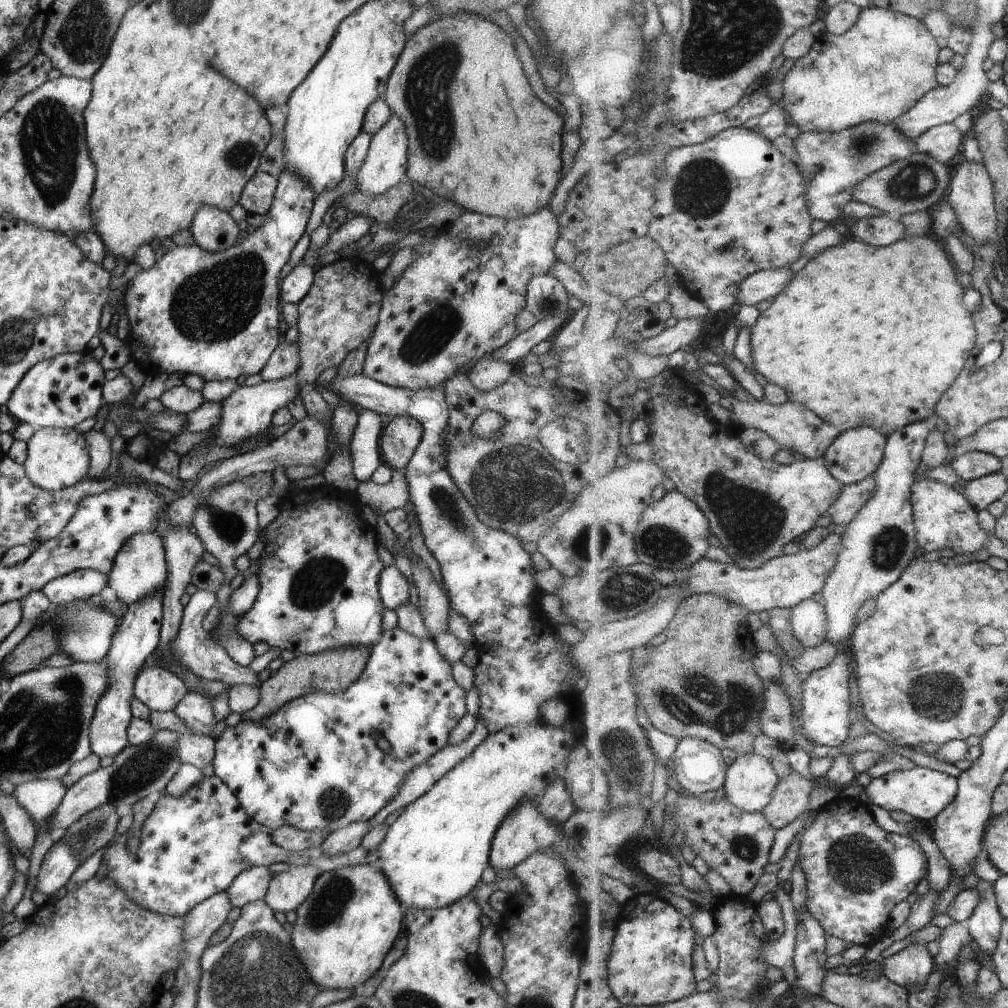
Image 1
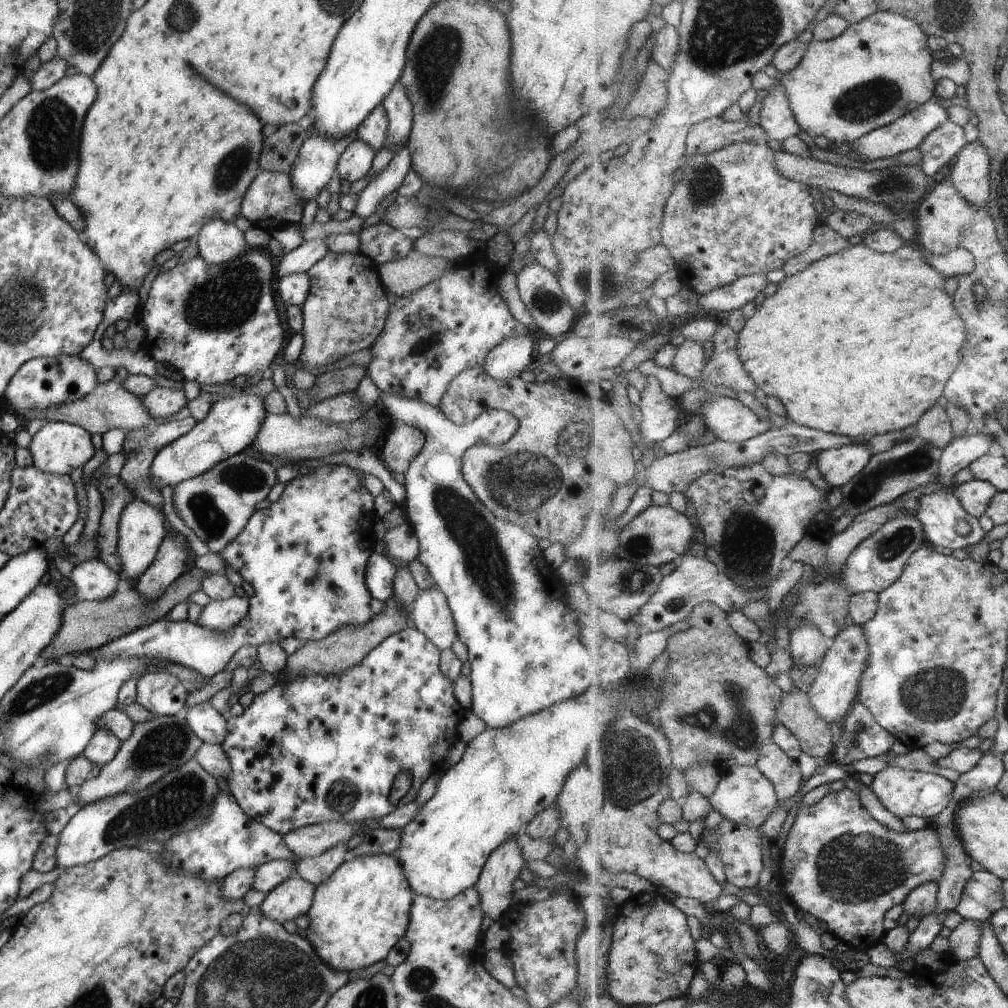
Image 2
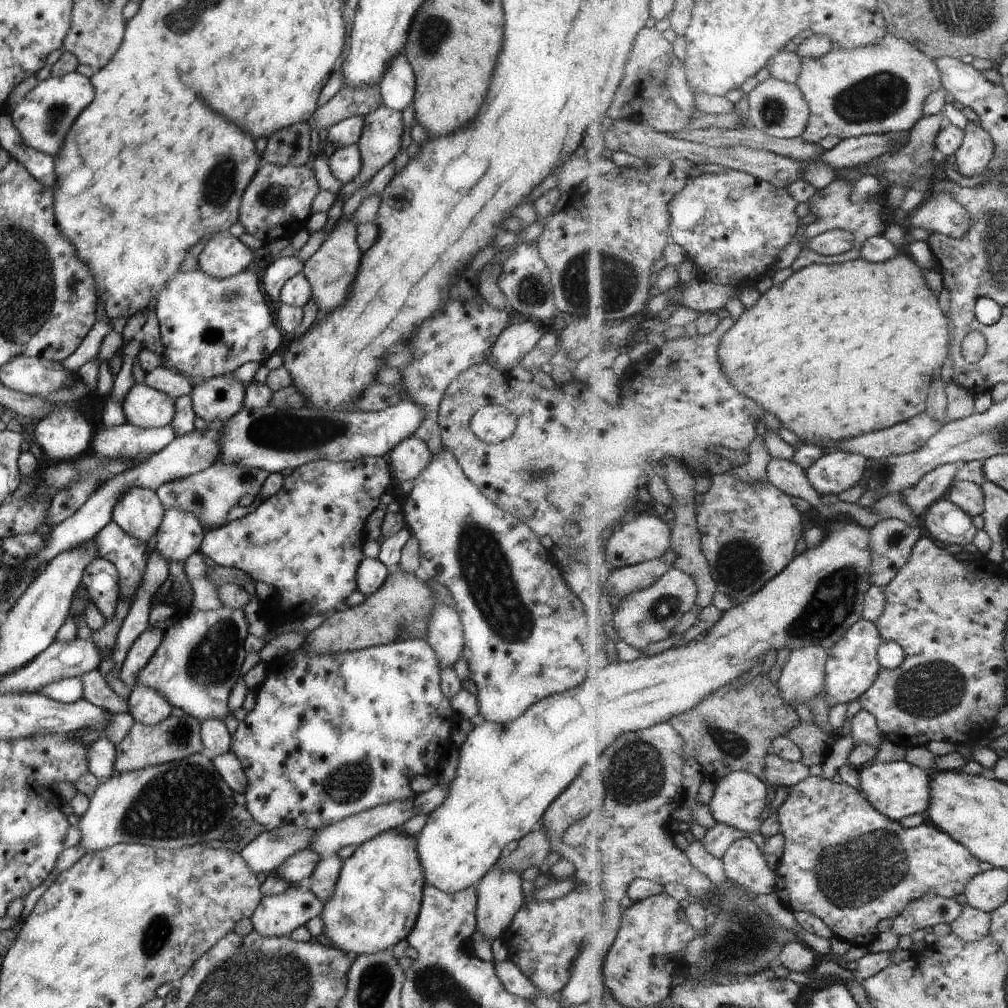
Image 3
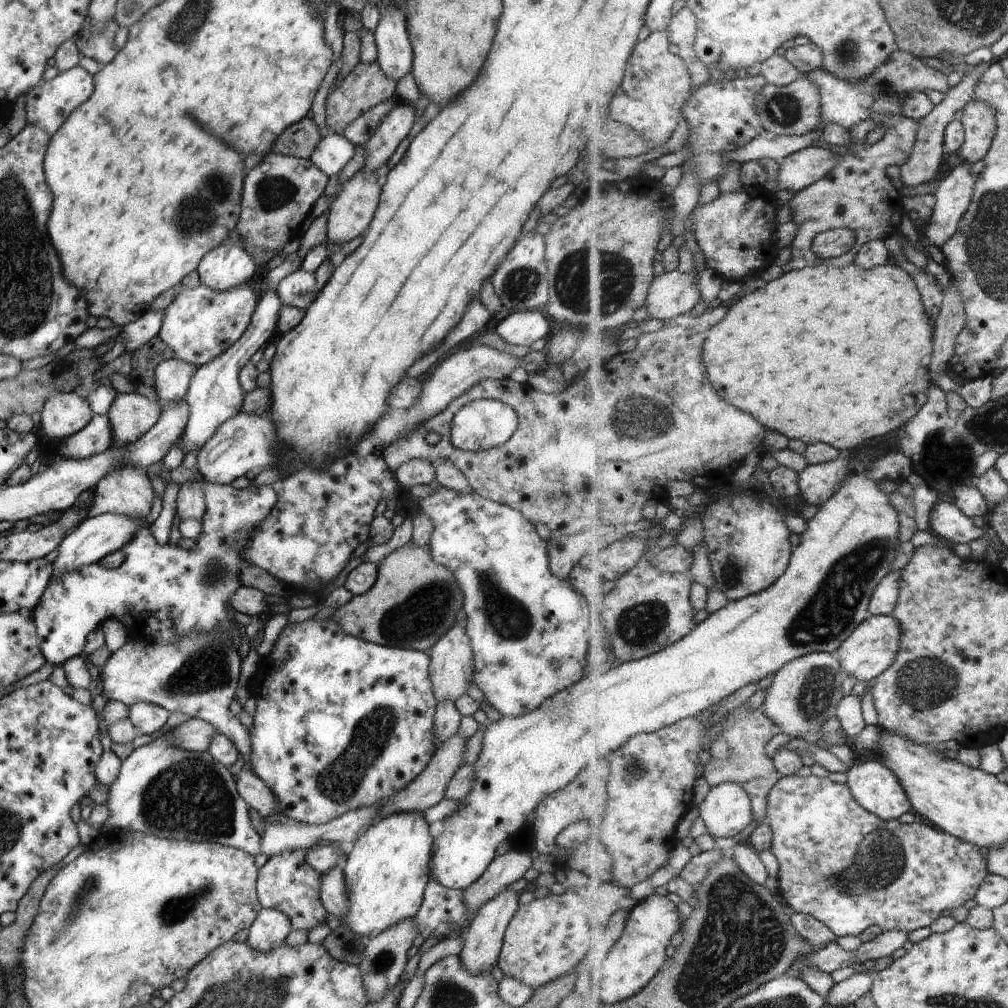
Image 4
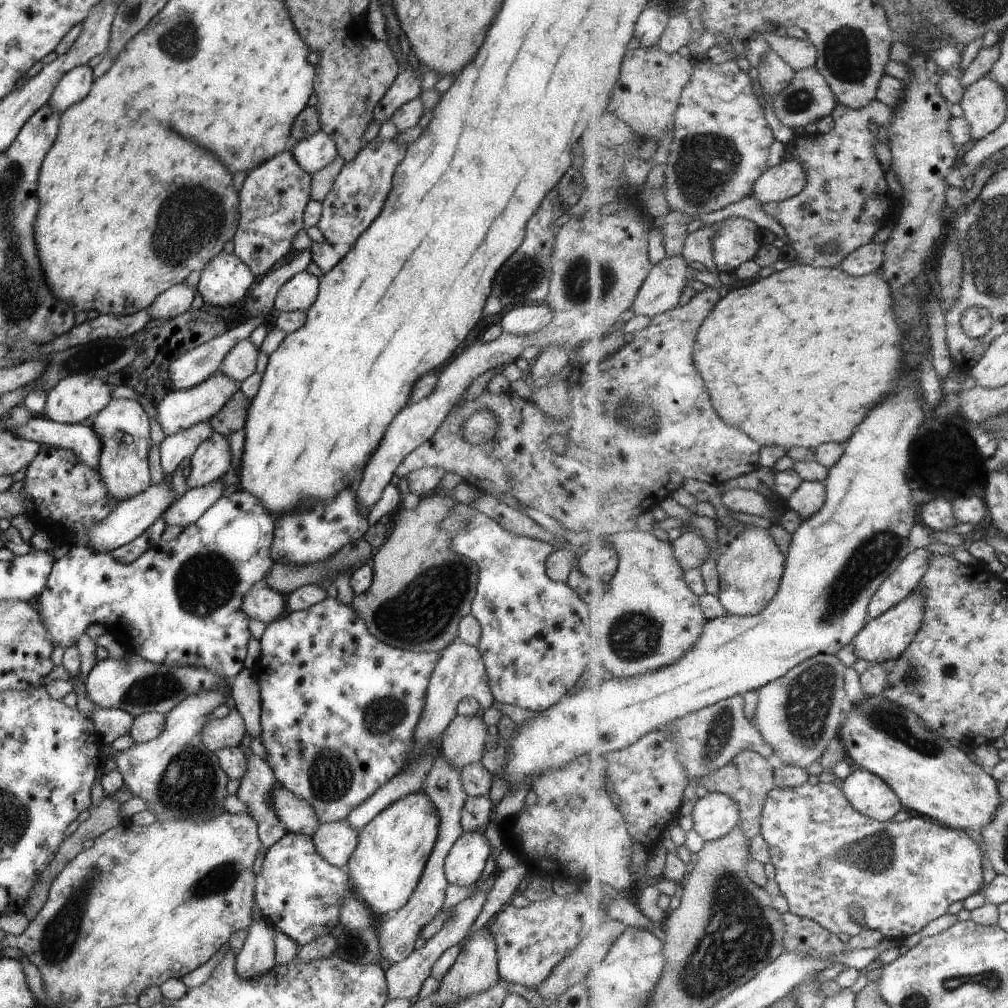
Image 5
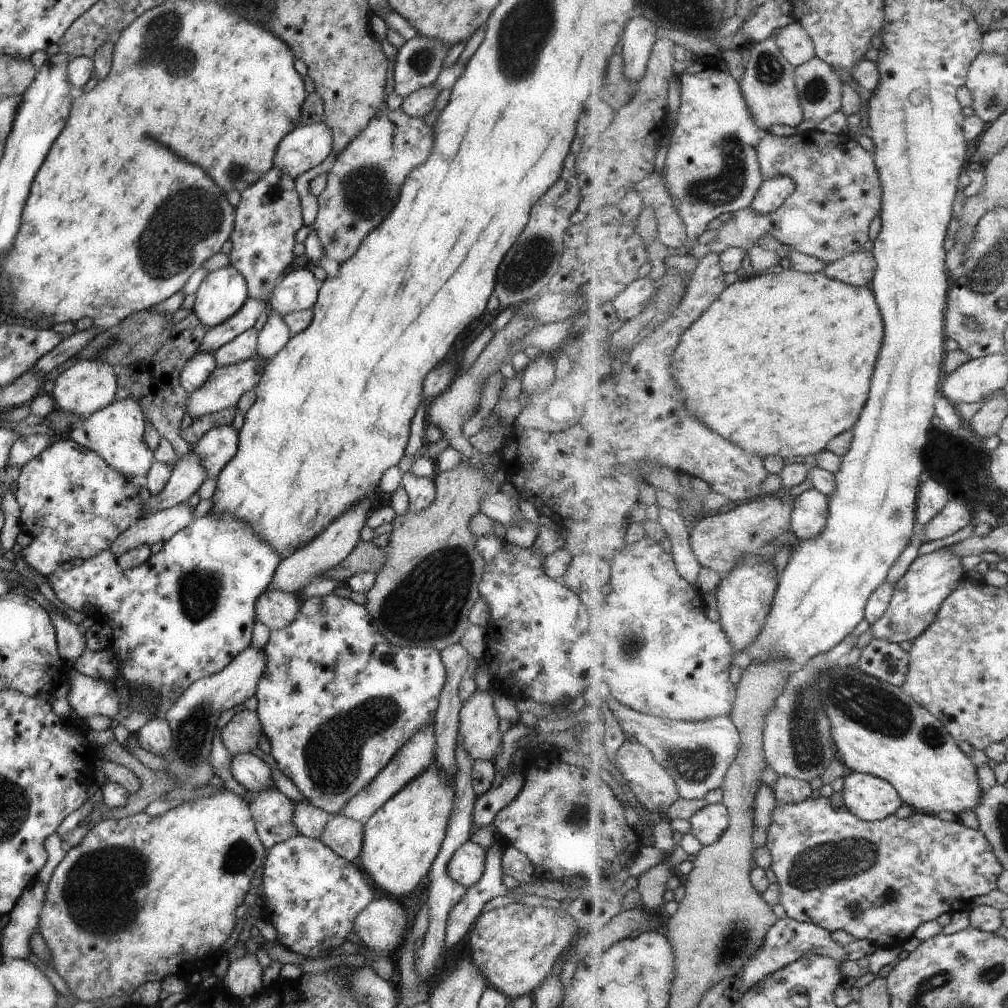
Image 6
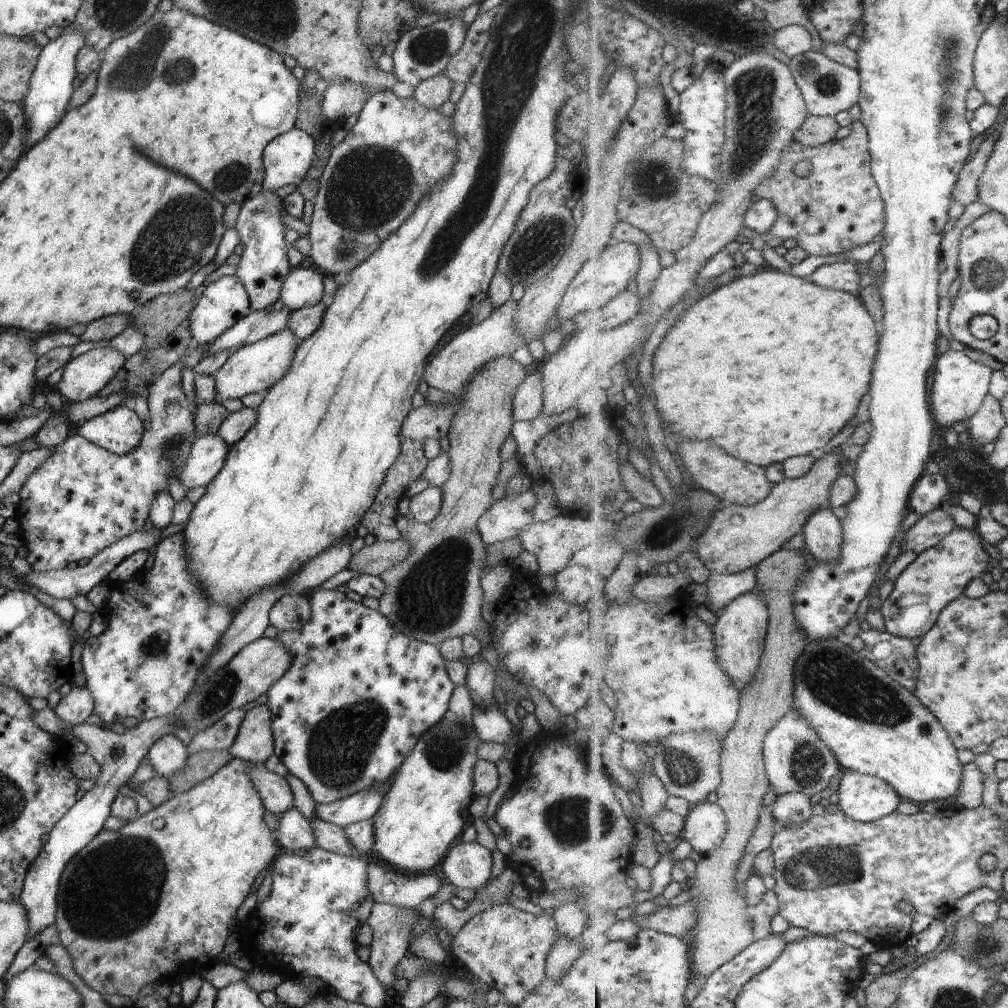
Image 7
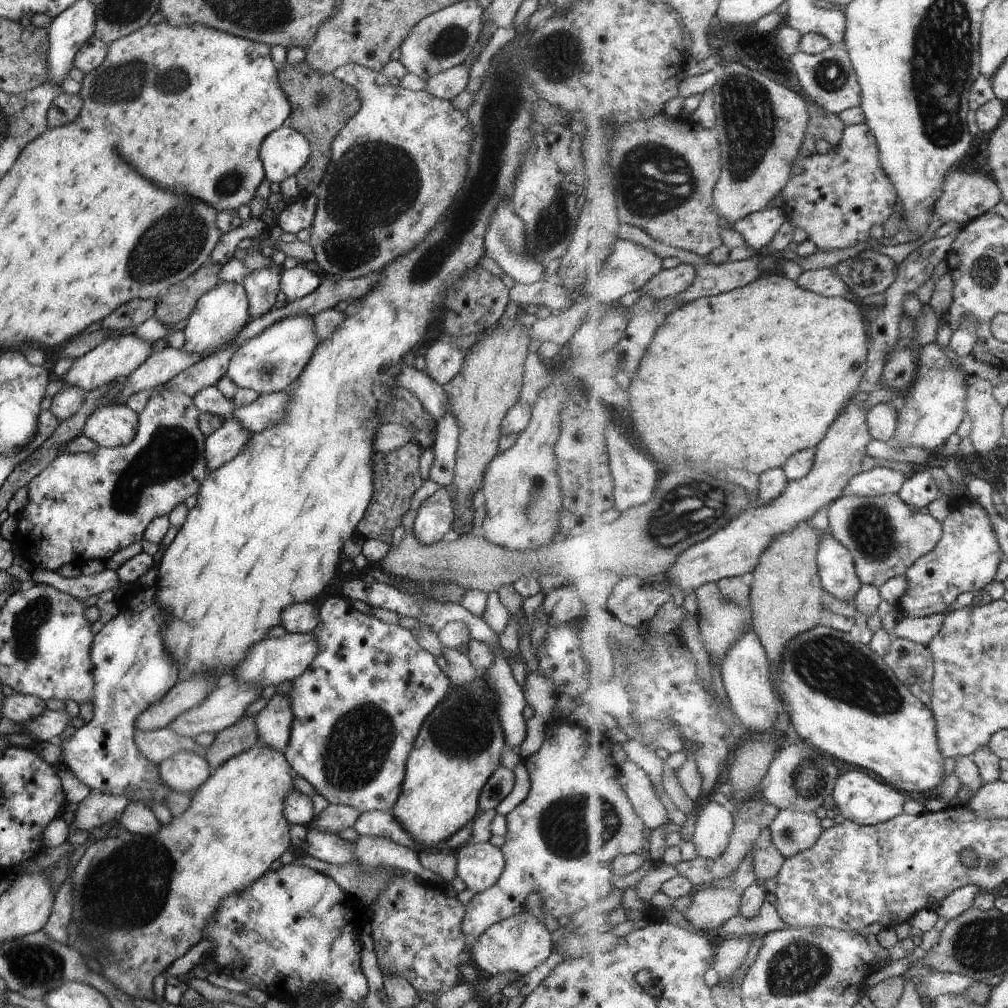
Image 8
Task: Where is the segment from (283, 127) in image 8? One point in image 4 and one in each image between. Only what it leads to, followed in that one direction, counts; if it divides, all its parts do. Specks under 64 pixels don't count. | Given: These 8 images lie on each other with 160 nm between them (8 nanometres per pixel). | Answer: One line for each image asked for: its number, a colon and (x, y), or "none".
4: (331, 153)
5: (311, 153)
6: (305, 146)
7: (286, 157)

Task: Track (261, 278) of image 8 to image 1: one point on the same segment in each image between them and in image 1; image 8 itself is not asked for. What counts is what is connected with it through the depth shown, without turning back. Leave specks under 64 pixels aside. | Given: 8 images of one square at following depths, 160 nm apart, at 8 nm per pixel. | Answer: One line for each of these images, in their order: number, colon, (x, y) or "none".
1: (256, 196)
2: (269, 201)
3: (276, 204)
4: (278, 193)
5: (272, 197)
6: (266, 217)
7: (262, 267)

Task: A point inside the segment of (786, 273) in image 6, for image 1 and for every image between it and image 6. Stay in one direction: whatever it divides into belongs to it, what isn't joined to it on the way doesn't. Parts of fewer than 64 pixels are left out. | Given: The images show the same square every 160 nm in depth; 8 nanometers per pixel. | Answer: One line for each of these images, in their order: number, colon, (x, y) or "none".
1: (883, 357)
2: (846, 353)
3: (838, 351)
4: (840, 356)
5: (784, 390)

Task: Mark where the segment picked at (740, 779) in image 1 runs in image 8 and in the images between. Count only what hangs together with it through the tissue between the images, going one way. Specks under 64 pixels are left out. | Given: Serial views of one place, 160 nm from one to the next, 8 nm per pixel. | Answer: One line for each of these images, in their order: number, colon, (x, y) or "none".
2: (744, 795)
3: (739, 800)
4: (727, 809)
5: (715, 815)
6: (709, 824)
7: (707, 824)
8: (714, 828)

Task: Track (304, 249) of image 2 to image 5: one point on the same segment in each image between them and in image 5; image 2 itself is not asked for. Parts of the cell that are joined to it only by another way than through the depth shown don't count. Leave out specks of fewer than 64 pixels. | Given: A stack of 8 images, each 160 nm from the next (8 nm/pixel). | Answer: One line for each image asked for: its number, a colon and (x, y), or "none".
3: (278, 272)
4: (214, 394)
5: (173, 448)

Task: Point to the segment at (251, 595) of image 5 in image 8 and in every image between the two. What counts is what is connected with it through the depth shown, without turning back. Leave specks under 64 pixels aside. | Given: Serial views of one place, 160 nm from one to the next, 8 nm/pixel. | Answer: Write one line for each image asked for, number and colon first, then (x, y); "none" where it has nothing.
6: (276, 609)
7: (289, 612)
8: (297, 617)

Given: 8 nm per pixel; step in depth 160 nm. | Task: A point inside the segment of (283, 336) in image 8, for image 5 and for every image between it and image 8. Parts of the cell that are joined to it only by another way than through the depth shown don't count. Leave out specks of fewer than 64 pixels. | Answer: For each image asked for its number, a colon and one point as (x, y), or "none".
5: (178, 409)
6: (225, 385)
7: (253, 368)

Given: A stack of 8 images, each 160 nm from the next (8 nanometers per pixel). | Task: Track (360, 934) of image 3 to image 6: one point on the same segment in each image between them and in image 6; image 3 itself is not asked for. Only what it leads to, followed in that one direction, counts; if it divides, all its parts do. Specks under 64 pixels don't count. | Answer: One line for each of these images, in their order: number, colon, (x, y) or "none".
4: (387, 866)
5: (393, 847)
6: (400, 839)

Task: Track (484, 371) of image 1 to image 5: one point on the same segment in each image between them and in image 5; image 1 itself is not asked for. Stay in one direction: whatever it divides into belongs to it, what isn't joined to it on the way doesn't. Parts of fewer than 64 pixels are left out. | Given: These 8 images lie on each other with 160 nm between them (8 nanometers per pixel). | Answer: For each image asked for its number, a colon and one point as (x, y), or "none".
2: (505, 360)
3: (515, 340)
4: (524, 327)
5: (522, 319)

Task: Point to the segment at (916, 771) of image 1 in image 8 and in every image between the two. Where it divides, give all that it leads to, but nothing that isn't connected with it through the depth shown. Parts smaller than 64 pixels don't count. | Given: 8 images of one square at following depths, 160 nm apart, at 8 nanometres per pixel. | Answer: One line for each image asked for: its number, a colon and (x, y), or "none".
2: (903, 792)
3: (897, 789)
4: (876, 787)
5: (869, 793)
6: (872, 798)
7: (864, 798)
8: (865, 800)

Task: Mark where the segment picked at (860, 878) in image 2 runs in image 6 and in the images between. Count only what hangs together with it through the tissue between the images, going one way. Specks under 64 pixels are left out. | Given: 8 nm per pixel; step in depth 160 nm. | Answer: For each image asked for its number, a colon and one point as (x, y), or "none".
3: (843, 861)
4: (838, 862)
5: (827, 855)
6: (901, 873)

